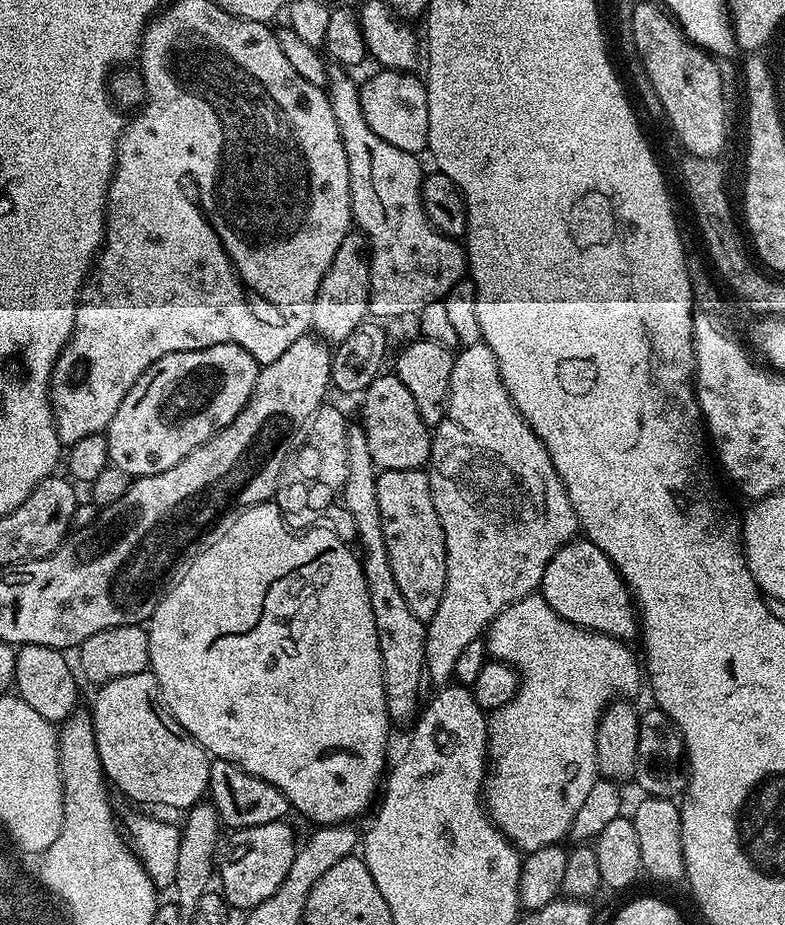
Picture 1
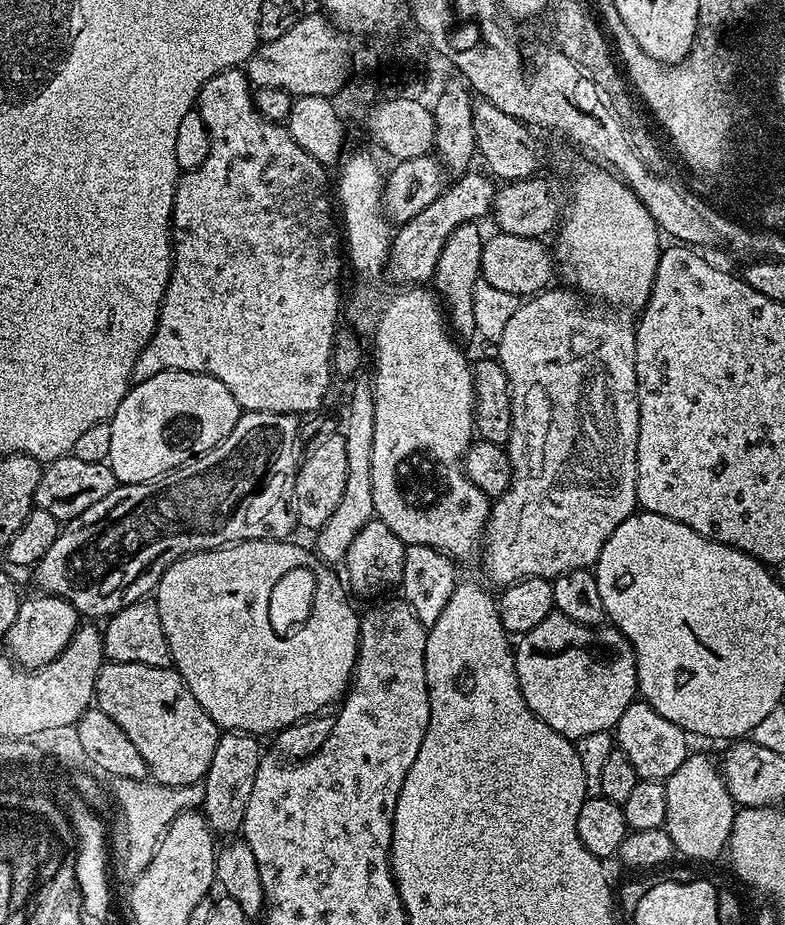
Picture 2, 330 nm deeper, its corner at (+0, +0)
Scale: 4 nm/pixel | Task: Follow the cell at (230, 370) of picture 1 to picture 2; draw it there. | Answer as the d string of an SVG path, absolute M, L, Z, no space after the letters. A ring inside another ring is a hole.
M163 372L154 378L133 383L126 398L118 406L110 421L110 454L106 461L112 469L117 484L145 484L159 480L175 468L181 468L189 460L203 456L218 446L234 430L242 409L234 402L234 394L218 382L218 378L201 372Z

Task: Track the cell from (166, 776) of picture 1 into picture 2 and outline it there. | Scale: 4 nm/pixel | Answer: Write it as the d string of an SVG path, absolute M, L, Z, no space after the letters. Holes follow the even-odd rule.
M105 662L96 679L94 700L106 714L110 714L110 718L114 718L114 722L118 722L122 730L126 730L126 738L130 738L130 742L134 742L134 747L138 749L138 754L142 754L148 767L148 776L155 783L173 788L200 784L203 781L210 769L214 748L222 730L210 718L210 714L206 714L206 710L198 706L198 698L190 694L186 682L176 673L175 668Z

